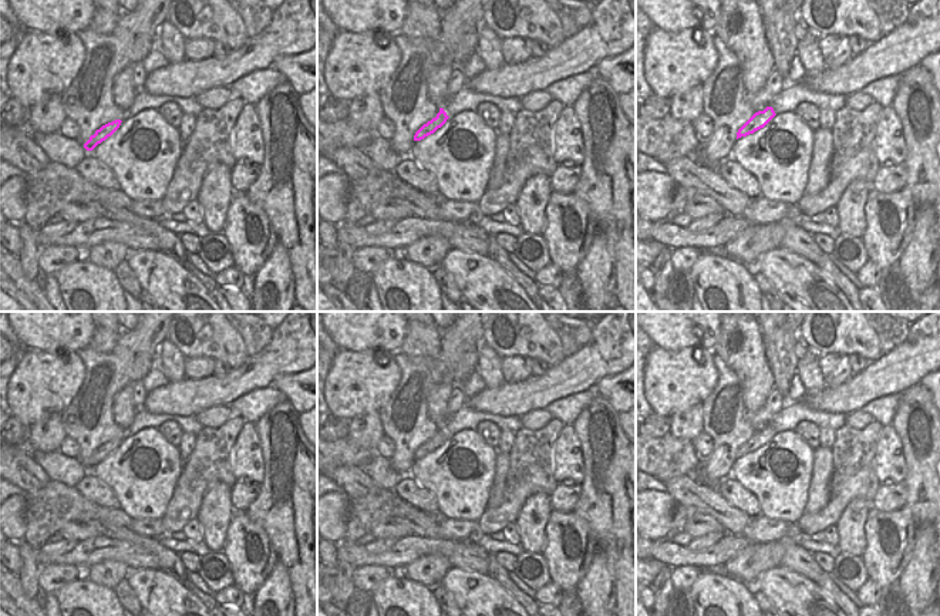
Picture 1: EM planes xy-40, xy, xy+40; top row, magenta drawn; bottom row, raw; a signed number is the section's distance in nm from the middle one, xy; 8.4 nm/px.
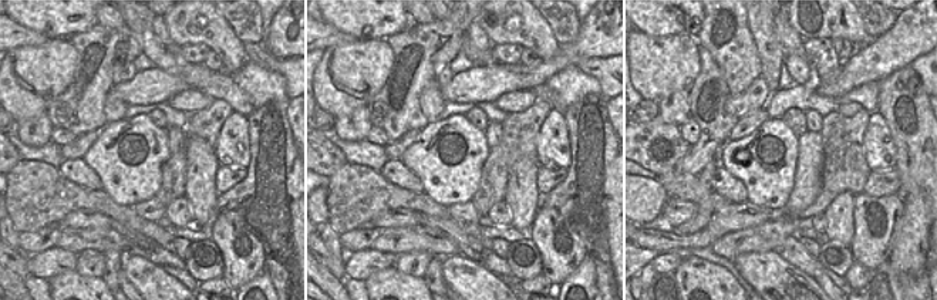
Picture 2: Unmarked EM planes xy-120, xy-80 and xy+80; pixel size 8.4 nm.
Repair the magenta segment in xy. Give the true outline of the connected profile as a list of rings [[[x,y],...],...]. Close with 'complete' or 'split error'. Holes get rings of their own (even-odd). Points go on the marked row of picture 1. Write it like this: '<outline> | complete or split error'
[[[439,108],[439,112],[435,118],[424,124],[414,135],[414,141],[421,141],[425,137],[434,134],[438,128],[441,128],[449,117],[444,111],[444,108]]] | complete

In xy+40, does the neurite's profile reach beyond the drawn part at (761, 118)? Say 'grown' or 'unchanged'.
unchanged

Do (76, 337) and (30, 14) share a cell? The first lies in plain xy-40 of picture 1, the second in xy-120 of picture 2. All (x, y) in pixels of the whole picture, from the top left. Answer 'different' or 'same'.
same

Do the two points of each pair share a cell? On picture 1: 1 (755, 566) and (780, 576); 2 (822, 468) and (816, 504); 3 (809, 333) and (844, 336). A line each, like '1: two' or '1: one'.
1: two
2: one
3: one

